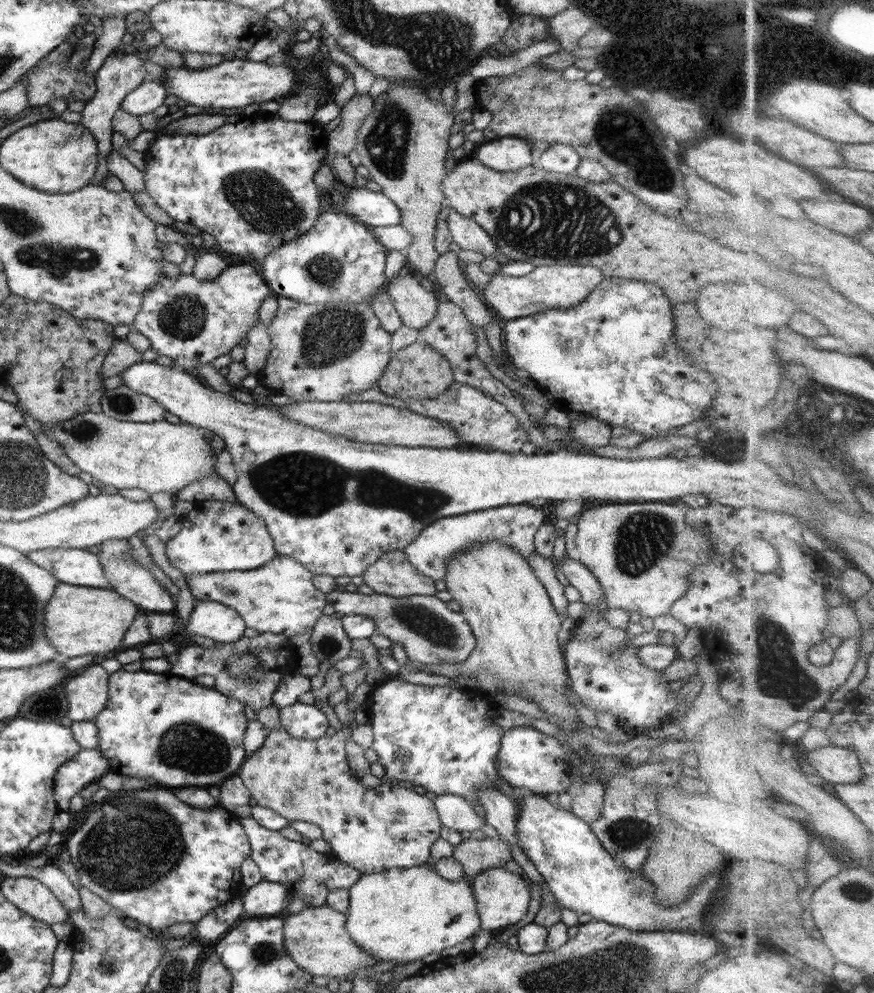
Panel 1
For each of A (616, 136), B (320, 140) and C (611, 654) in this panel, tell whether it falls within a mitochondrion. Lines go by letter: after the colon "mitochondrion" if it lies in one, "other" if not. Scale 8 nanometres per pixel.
A: mitochondrion
B: other
C: mitochondrion

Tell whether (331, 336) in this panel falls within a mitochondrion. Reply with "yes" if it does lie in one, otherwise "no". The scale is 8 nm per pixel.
yes

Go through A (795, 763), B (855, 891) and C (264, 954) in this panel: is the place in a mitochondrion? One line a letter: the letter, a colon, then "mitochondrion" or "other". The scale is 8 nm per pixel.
A: other
B: mitochondrion
C: mitochondrion

